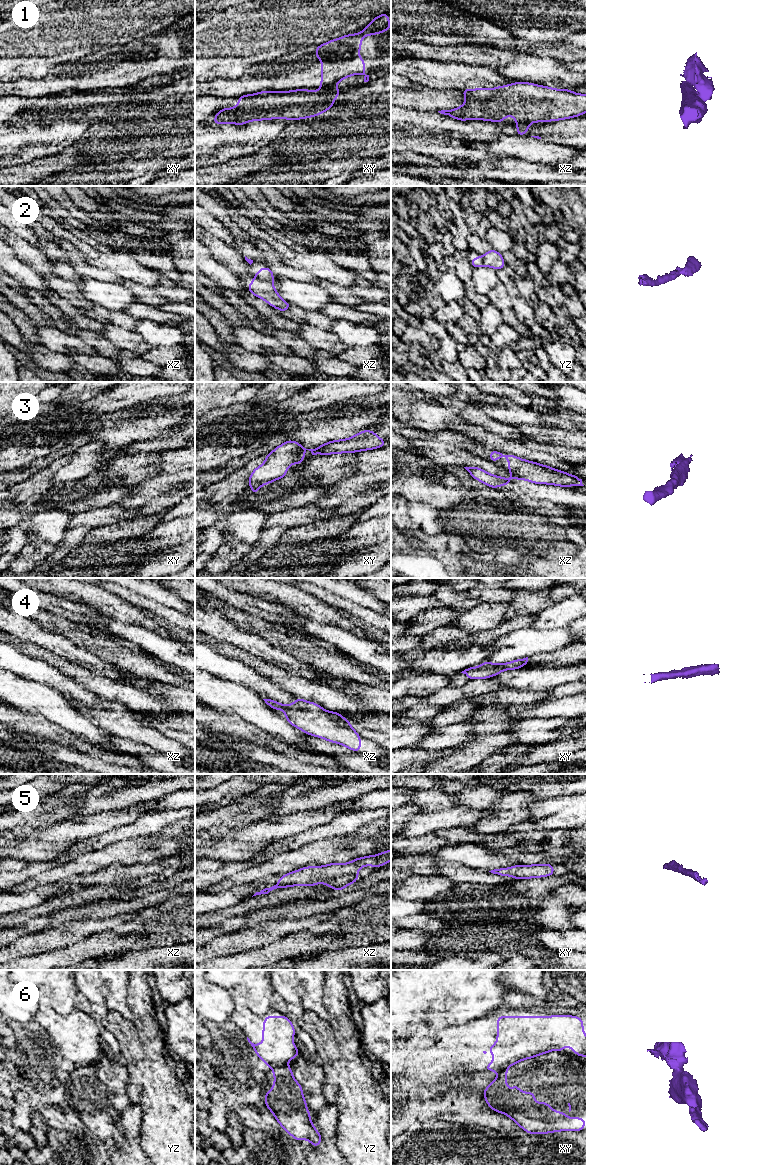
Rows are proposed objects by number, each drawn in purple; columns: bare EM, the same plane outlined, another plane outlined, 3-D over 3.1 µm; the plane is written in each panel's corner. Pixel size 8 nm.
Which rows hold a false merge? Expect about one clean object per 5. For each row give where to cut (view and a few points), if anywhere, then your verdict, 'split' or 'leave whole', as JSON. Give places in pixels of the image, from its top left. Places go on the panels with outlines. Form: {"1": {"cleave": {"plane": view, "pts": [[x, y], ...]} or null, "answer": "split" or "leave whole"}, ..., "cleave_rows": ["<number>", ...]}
{"1": {"cleave": {"plane": "xy", "pts": [[334, 85], [328, 88], [320, 88]]}, "answer": "split"}, "2": {"cleave": {"plane": "xz", "pts": [[256, 276], [271, 281]]}, "answer": "split"}, "3": {"cleave": {"plane": "xz", "pts": [[513, 475], [523, 479]]}, "answer": "split"}, "4": {"cleave": null, "answer": "leave whole"}, "5": {"cleave": null, "answer": "leave whole"}, "6": {"cleave": {"plane": "yz", "pts": [[285, 1064], [280, 1064], [273, 1069]]}, "answer": "split"}, "cleave_rows": ["1", "2", "3", "6"]}

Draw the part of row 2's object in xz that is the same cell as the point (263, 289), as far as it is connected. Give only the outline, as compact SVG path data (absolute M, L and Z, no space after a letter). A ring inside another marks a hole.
M258 277L252 279L252 283L247 286L253 295L265 300L270 306L277 308L281 312L289 310L291 305L280 298L275 290L272 281L262 280Z

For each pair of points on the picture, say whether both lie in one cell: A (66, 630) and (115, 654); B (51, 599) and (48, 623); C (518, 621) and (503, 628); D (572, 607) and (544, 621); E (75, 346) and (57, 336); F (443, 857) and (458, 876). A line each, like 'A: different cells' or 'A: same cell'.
A: same cell
B: different cells
C: same cell
D: same cell
E: same cell
F: different cells

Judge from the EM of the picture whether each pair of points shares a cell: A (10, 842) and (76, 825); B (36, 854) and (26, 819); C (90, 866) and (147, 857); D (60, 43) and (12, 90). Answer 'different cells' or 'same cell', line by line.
A: same cell
B: different cells
C: same cell
D: different cells

